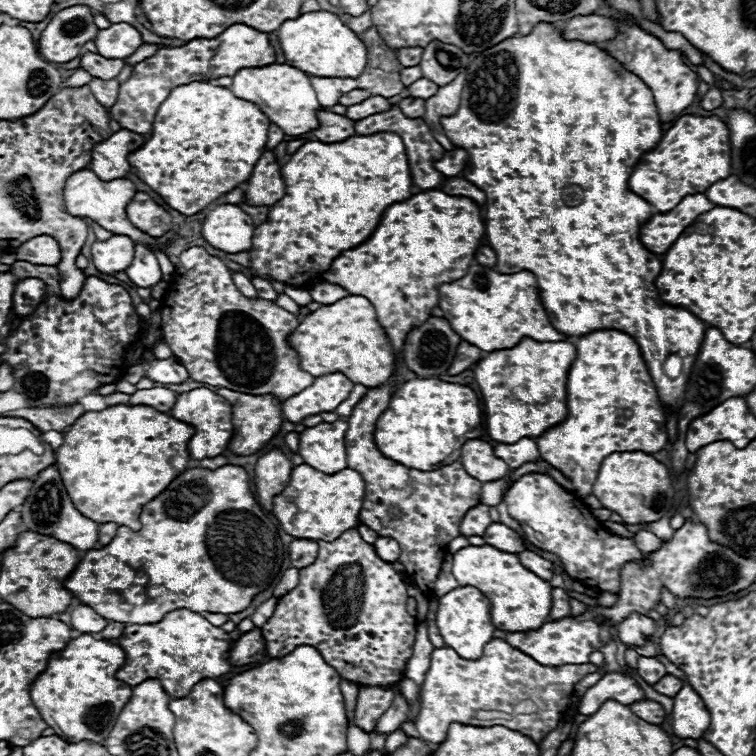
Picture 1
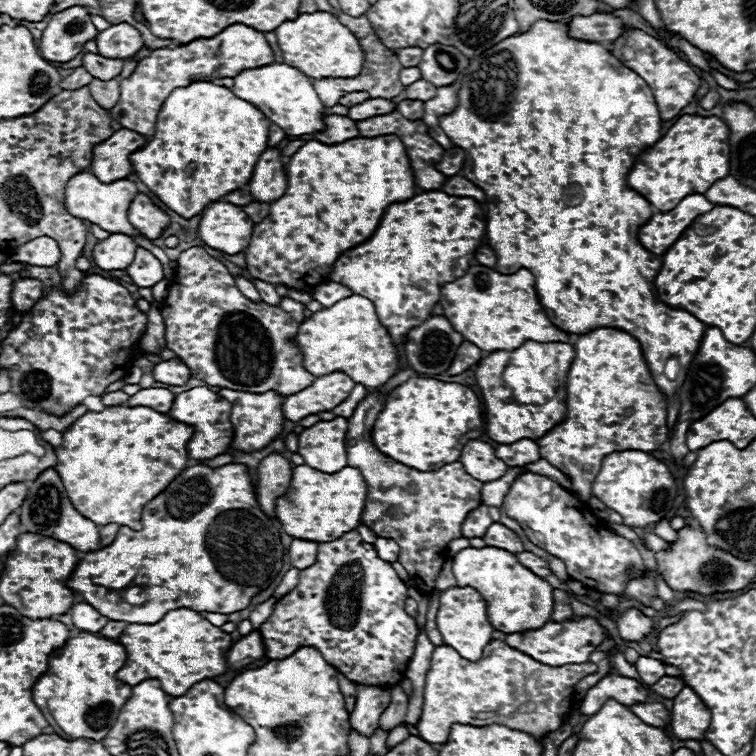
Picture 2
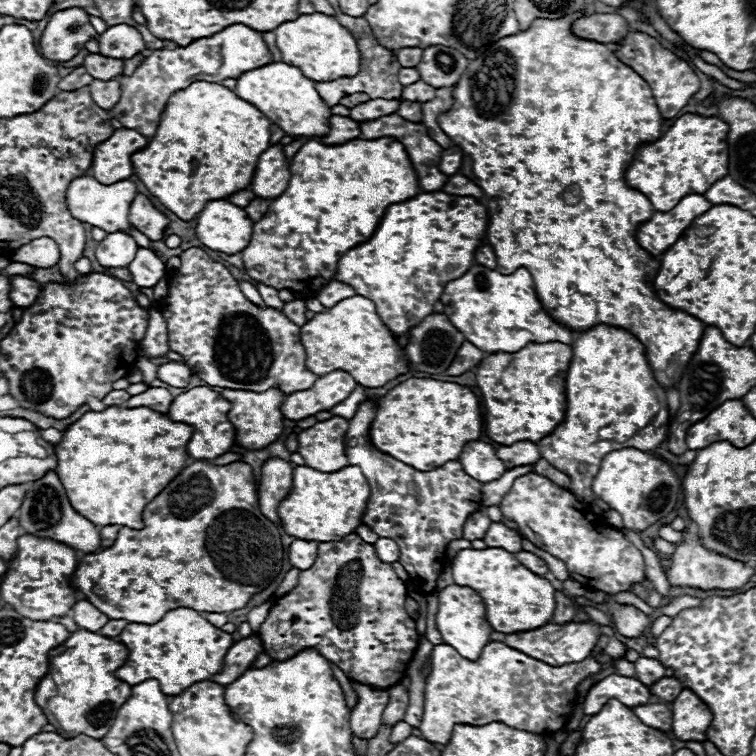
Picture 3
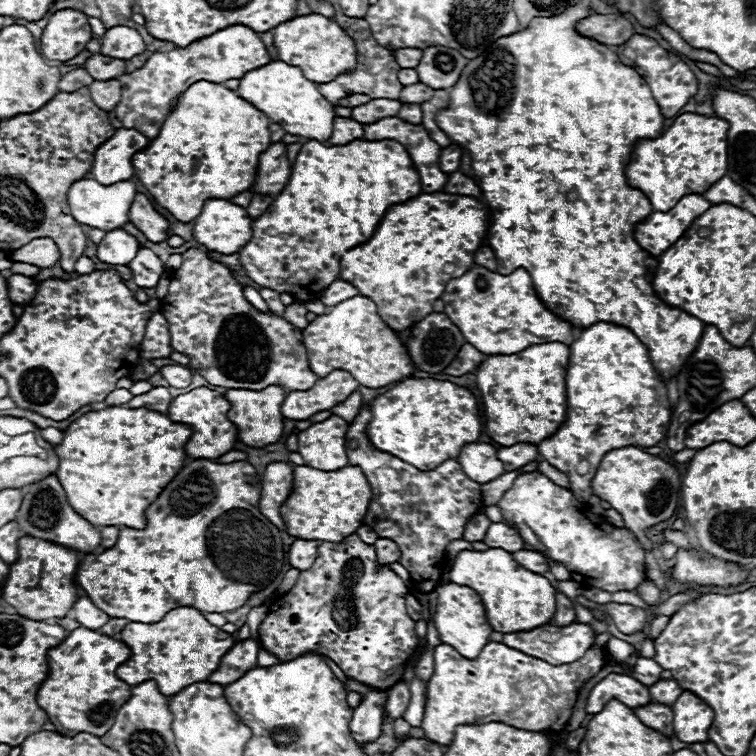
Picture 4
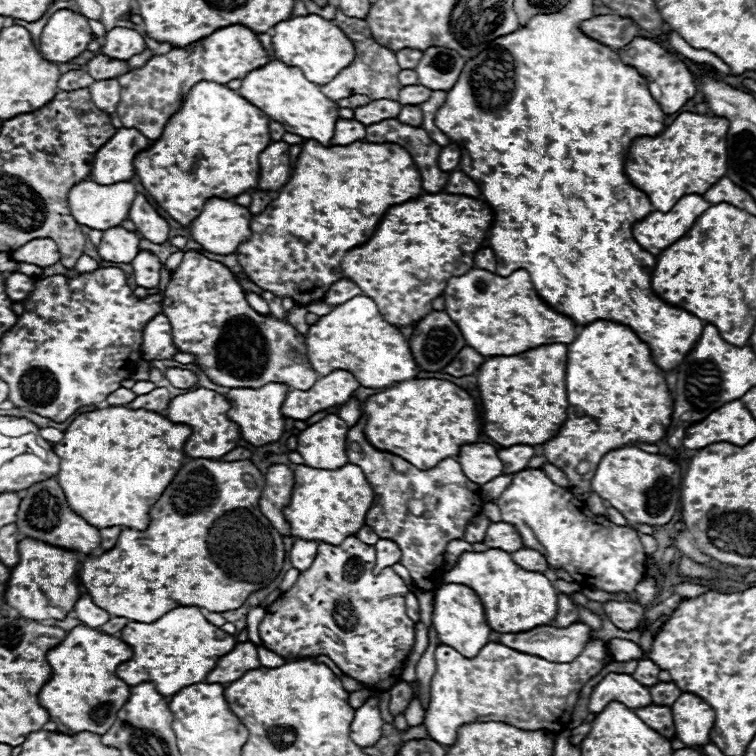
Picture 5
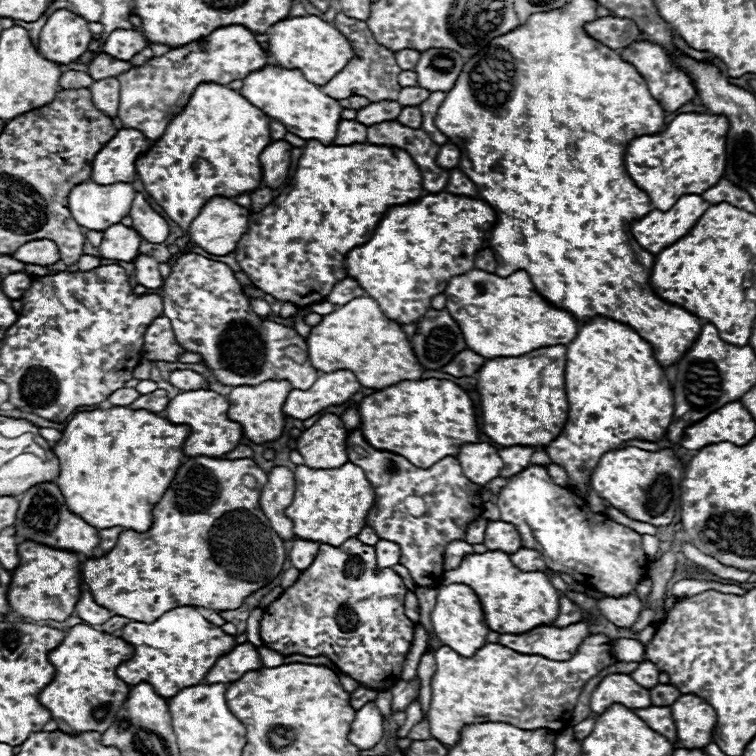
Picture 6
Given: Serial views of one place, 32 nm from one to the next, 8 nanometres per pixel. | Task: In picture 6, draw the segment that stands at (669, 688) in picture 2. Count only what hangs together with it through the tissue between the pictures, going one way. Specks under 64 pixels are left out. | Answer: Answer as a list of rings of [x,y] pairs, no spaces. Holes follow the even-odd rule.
[[[656,684],[656,688],[650,690],[650,696],[654,706],[672,706],[680,698],[680,690],[672,684]]]

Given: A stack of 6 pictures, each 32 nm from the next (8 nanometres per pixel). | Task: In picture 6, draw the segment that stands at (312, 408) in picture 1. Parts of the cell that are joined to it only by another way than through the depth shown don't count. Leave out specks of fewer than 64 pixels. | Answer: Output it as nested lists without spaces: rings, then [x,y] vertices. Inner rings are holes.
[[[350,370],[322,374],[308,390],[290,390],[282,412],[296,420],[306,420],[328,406],[348,402],[360,390],[358,378]]]

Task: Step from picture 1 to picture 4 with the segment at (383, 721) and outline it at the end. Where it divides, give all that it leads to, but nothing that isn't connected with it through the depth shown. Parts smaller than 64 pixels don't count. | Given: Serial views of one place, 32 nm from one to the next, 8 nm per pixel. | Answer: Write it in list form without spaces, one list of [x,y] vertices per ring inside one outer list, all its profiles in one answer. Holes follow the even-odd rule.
[[[398,682],[394,684],[390,690],[388,690],[388,704],[386,704],[386,716],[390,722],[398,720],[404,716],[406,712],[406,706],[410,702],[410,690],[404,682]]]

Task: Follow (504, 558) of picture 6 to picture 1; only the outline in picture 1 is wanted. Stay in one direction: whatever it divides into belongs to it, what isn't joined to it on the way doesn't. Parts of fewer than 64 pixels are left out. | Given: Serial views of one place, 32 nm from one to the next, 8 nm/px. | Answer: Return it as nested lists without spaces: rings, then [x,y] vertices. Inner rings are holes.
[[[488,544],[484,546],[466,546],[454,554],[452,560],[452,574],[460,586],[476,586],[490,598],[490,616],[492,624],[498,630],[516,632],[516,630],[532,630],[540,628],[548,622],[552,596],[552,586],[540,580],[534,572],[522,566],[518,554],[500,552]]]

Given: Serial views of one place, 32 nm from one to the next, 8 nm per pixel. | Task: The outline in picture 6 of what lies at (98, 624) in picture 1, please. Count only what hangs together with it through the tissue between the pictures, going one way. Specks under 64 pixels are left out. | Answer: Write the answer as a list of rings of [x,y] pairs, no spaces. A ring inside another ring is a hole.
[[[88,590],[82,592],[80,600],[76,602],[74,614],[76,614],[78,618],[82,618],[88,626],[98,626],[98,624],[104,624],[106,620],[112,618],[112,612],[108,612],[108,610],[102,608],[102,606],[98,606]]]

